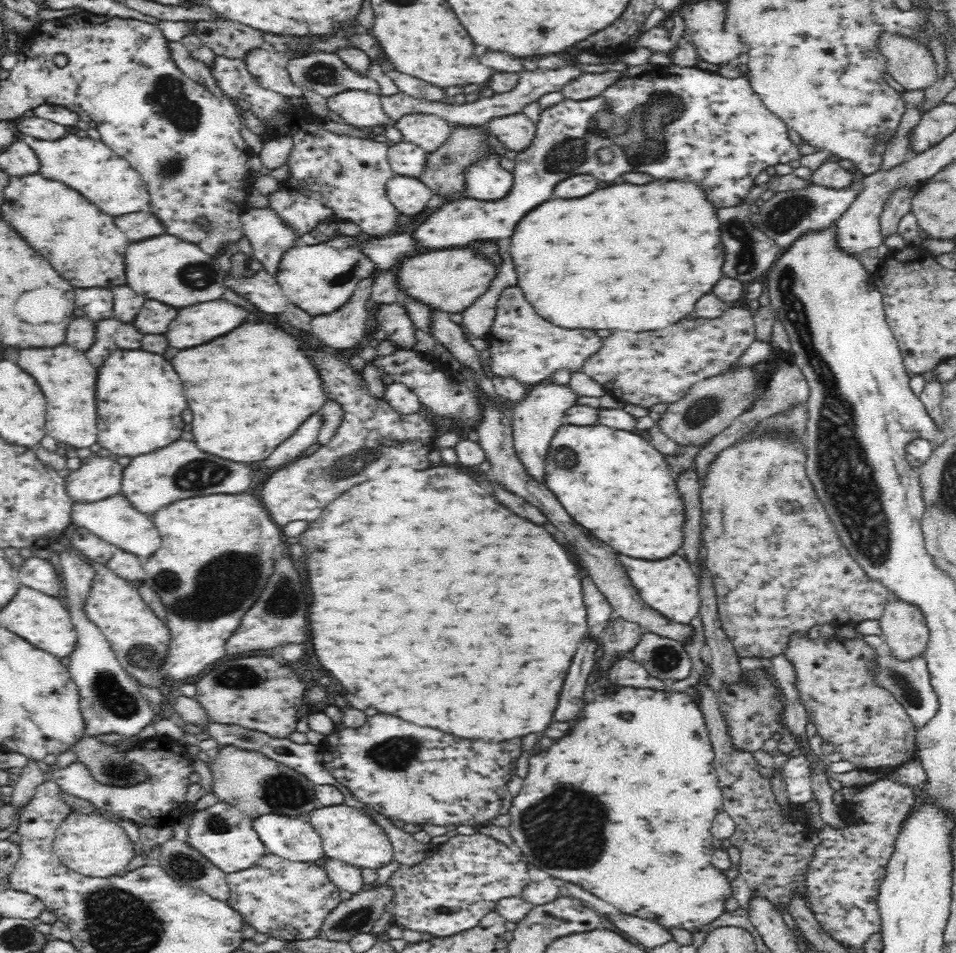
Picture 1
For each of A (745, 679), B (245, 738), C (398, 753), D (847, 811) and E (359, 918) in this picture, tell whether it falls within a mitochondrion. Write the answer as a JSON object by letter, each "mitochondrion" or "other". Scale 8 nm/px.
{"A":"other","B":"mitochondrion","C":"mitochondrion","D":"other","E":"mitochondrion"}

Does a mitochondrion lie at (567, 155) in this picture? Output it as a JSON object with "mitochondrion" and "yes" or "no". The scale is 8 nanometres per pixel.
{"mitochondrion":"yes"}

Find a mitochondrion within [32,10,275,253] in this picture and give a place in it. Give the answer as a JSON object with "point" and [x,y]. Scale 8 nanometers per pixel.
{"point":[185,114]}

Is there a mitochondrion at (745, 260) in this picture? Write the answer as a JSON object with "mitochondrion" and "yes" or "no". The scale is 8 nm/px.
{"mitochondrion":"yes"}

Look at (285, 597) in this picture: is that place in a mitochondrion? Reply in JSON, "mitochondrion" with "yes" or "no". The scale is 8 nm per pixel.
{"mitochondrion":"yes"}

